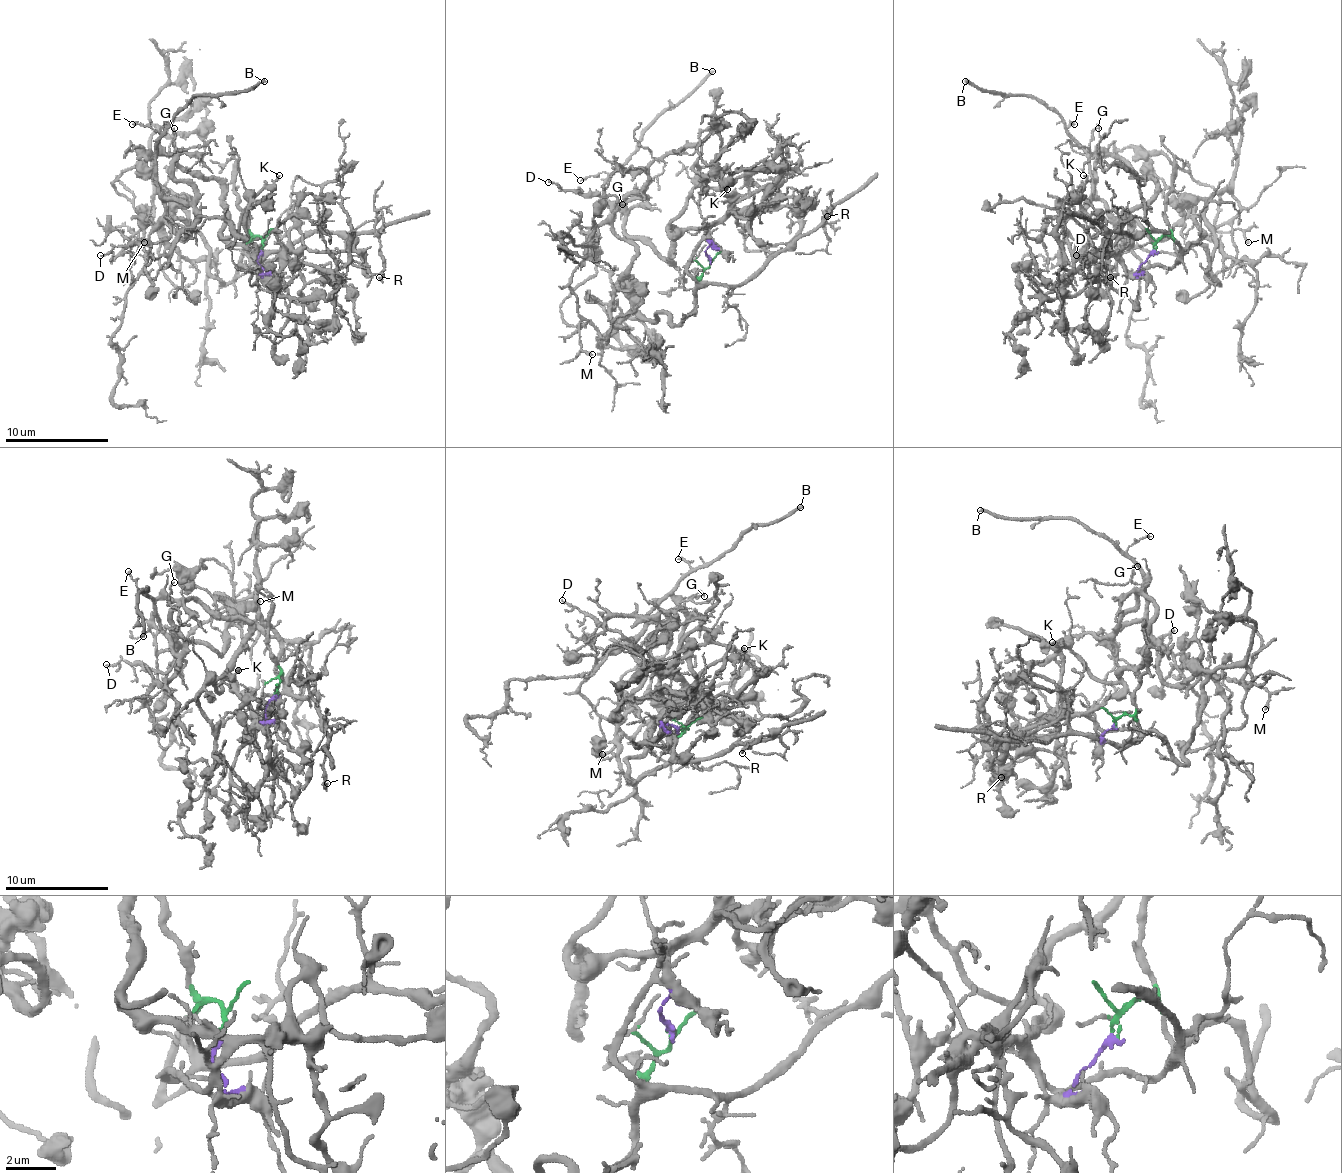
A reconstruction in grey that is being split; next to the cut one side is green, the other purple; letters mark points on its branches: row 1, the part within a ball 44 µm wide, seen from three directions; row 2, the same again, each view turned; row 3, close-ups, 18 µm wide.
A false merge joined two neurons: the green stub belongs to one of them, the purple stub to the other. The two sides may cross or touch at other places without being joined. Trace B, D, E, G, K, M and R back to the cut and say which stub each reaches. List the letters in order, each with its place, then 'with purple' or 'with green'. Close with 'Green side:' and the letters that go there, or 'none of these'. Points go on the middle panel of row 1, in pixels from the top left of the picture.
B: at (712, 71); with purple
D: at (548, 182); with purple
E: at (580, 180); with purple
G: at (622, 204); with purple
K: at (727, 189); with purple
M: at (592, 354); with green
R: at (827, 216); with green
Green side: M, R

